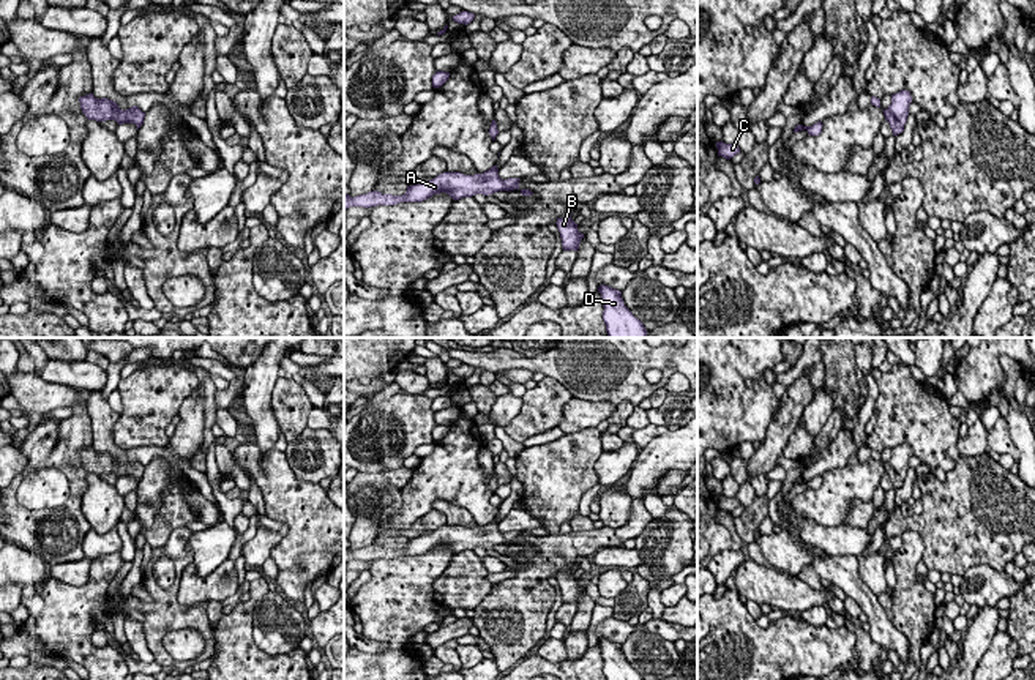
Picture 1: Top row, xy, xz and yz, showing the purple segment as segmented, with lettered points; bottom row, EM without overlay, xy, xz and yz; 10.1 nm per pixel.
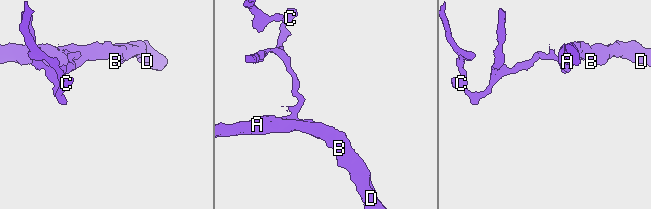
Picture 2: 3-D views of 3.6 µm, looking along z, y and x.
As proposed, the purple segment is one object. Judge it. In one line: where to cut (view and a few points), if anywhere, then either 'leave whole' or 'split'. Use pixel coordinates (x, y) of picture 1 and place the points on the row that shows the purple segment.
no cut; leave whole

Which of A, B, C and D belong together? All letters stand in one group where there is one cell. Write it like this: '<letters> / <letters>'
A B C D

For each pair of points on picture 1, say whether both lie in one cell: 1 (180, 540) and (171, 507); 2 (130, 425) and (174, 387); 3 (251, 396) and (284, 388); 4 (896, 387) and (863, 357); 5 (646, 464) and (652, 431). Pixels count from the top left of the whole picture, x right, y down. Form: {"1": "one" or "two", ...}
{"1": "two", "2": "one", "3": "two", "4": "two", "5": "two"}

